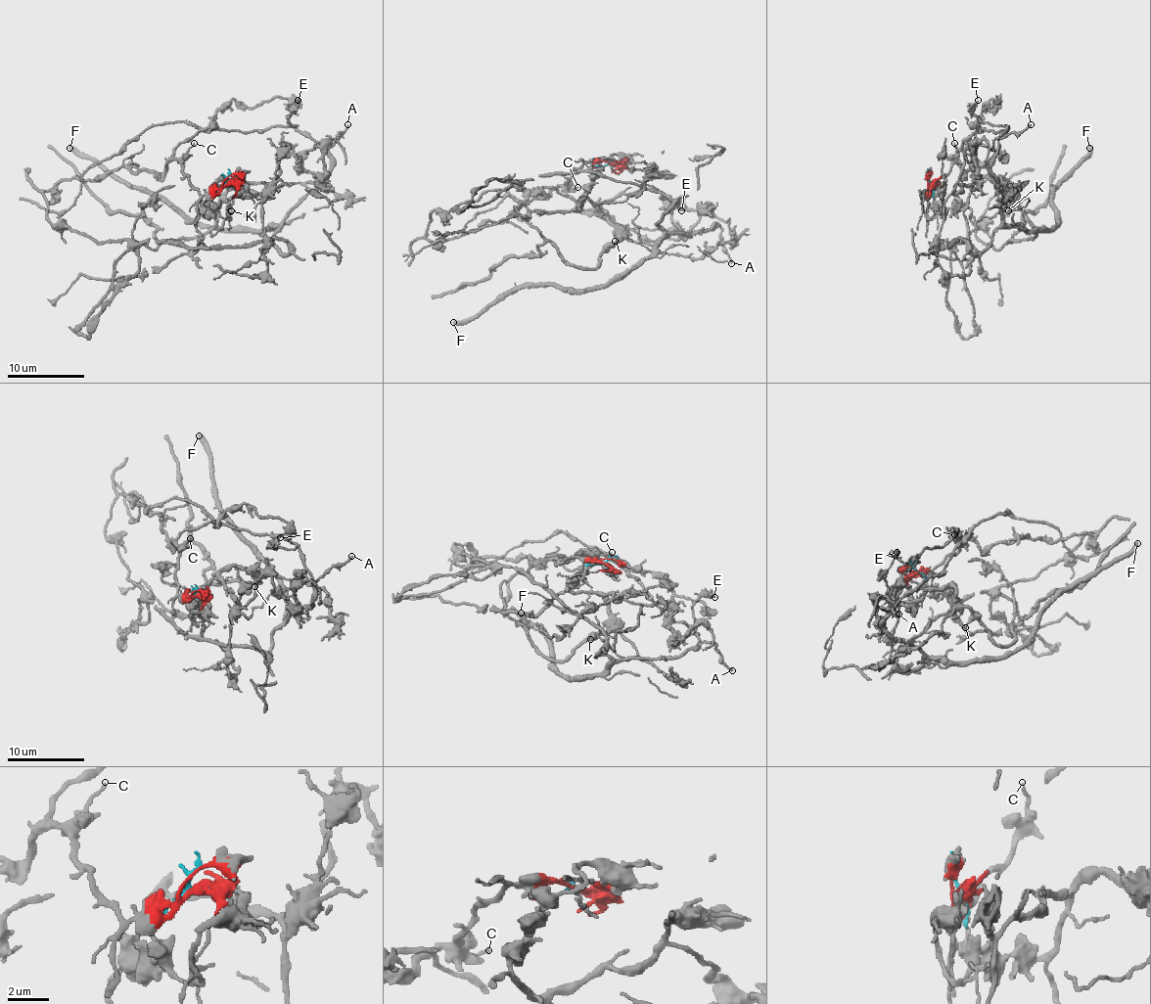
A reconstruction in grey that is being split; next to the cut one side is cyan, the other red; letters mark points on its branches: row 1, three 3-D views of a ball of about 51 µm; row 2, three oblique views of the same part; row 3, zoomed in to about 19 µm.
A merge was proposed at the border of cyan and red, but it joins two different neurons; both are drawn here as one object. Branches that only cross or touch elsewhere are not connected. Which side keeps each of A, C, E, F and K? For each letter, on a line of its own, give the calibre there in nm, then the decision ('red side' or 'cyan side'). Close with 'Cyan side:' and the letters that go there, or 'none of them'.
A: calibre 180 nm; cyan side
C: calibre 150 nm; red side
E: calibre 360 nm; cyan side
F: calibre 440 nm; cyan side
K: calibre 140 nm; cyan side
Cyan side: A, E, F, K

